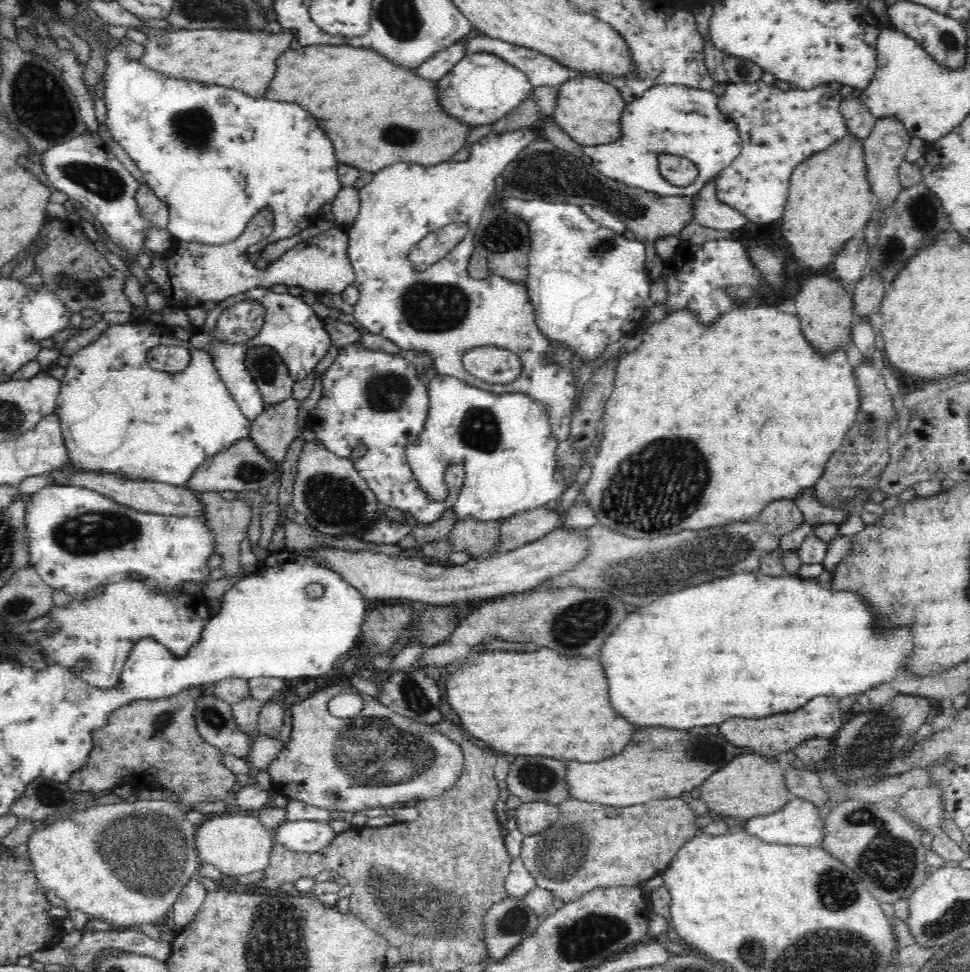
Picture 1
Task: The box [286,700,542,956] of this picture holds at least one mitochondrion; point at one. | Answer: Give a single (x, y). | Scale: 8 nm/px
(443, 923)

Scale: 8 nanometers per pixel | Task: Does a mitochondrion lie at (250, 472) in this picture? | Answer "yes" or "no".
yes

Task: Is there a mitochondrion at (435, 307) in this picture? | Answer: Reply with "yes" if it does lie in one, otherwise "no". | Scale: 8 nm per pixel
yes

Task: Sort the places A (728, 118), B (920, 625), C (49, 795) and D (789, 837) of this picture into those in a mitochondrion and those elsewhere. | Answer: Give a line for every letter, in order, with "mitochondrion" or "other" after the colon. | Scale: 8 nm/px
A: other
B: other
C: mitochondrion
D: other

